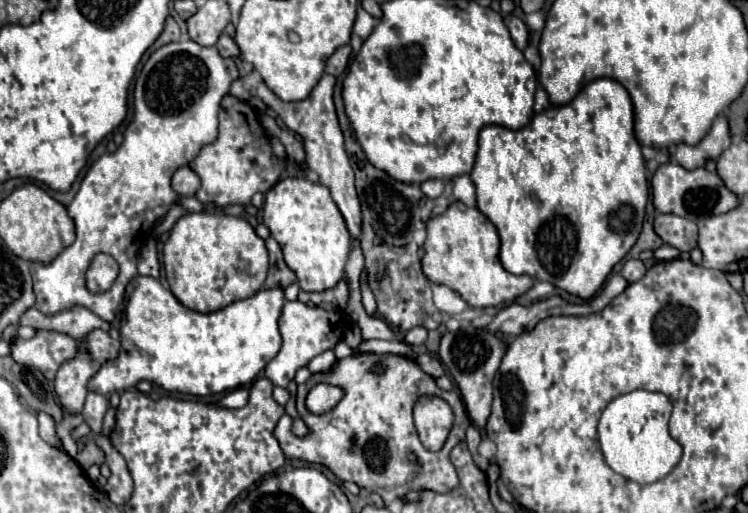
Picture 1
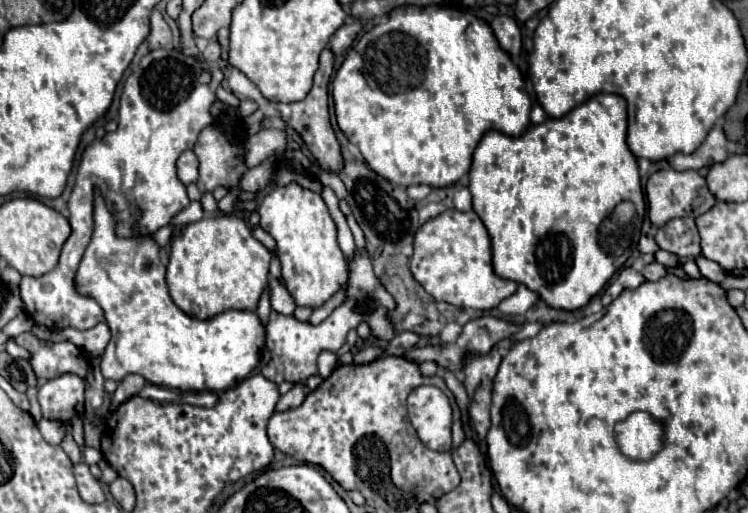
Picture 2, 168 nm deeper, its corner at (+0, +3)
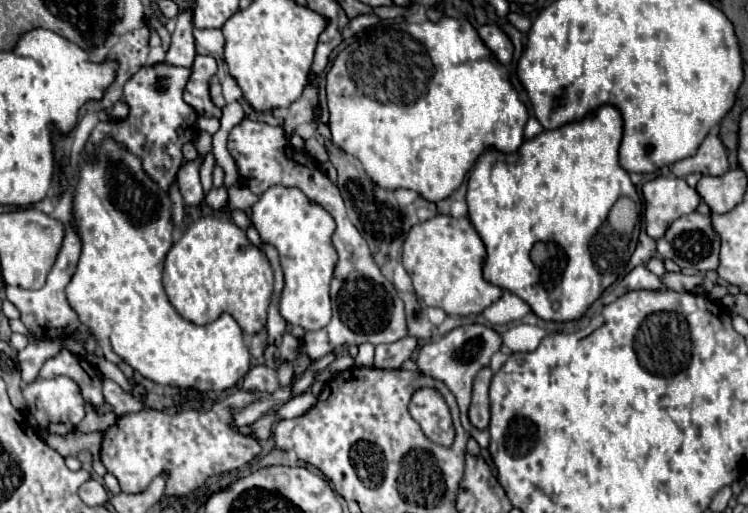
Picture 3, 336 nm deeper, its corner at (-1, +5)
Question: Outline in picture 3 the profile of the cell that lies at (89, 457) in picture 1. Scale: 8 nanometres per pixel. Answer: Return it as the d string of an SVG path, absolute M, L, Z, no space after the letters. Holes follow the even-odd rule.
M89 409L83 417L83 421L77 425L77 429L81 433L91 433L91 431L105 431L107 427L111 427L115 423L115 413L113 411L105 411L99 413L95 409Z

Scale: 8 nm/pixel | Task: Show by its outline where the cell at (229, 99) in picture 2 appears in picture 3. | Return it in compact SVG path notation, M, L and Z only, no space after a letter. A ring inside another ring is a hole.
M185 9L179 13L173 35L171 35L171 47L165 55L167 65L175 67L189 67L193 65L195 57L195 39L191 31L191 9Z

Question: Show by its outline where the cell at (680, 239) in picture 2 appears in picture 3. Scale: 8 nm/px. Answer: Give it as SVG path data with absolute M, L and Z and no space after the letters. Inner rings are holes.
M697 211L679 217L657 241L657 253L661 255L661 259L671 259L681 269L695 269L695 271L715 271L719 267L719 247L721 241L713 229L711 217L701 215Z

